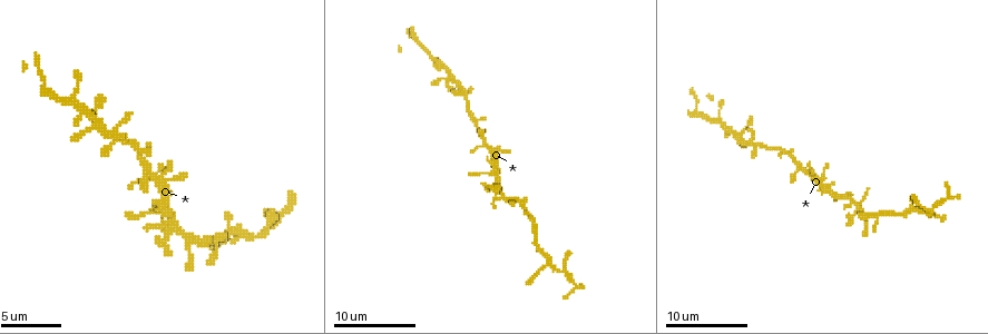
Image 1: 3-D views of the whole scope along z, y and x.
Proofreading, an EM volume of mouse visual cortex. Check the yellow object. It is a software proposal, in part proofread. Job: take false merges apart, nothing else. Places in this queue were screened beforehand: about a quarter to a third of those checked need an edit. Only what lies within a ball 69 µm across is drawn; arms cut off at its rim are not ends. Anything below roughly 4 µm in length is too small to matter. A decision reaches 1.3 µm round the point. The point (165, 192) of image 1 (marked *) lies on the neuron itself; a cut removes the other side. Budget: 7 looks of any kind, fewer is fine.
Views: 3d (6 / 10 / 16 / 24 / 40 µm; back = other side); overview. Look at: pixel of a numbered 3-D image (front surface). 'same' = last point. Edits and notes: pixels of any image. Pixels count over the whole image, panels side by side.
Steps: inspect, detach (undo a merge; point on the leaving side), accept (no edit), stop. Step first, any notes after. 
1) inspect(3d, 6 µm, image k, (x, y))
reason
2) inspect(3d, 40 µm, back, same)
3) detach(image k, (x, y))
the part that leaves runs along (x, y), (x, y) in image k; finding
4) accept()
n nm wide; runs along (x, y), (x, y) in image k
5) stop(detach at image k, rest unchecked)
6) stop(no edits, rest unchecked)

inspect(3d, 16 µm, image 1, (945, 199))
side arm on a straight run

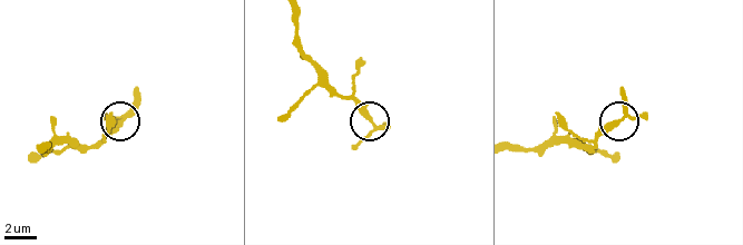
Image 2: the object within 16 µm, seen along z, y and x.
accept()
3 arms; continuous, no second neuron

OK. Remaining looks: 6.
inspect(3d, 6 µm, image 1, (899, 213))
thin neck

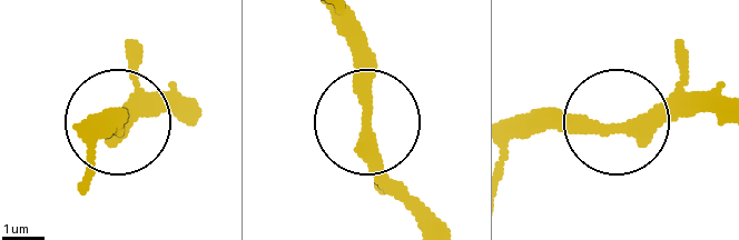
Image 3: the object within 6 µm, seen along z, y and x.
accept()
continuous, no second neuron

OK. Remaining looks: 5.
inspect(3d, 6 µm, image 1, (858, 207))

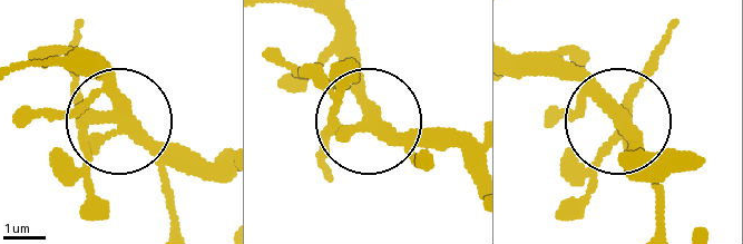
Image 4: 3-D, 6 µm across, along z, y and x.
inspect(3d, 6 µm, back, image 4, (369, 126))

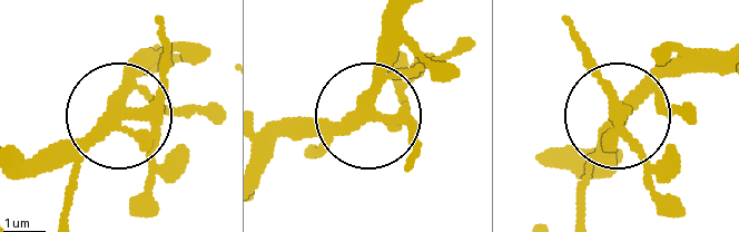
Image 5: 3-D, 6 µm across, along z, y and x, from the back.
detach(image 5, (178, 145))
the part that leaves runs along (154, 119), (154, 168), (136, 208) in image 5; a second neuron is stuck on

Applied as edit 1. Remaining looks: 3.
stop(detach at image 5, rest unchecked)

